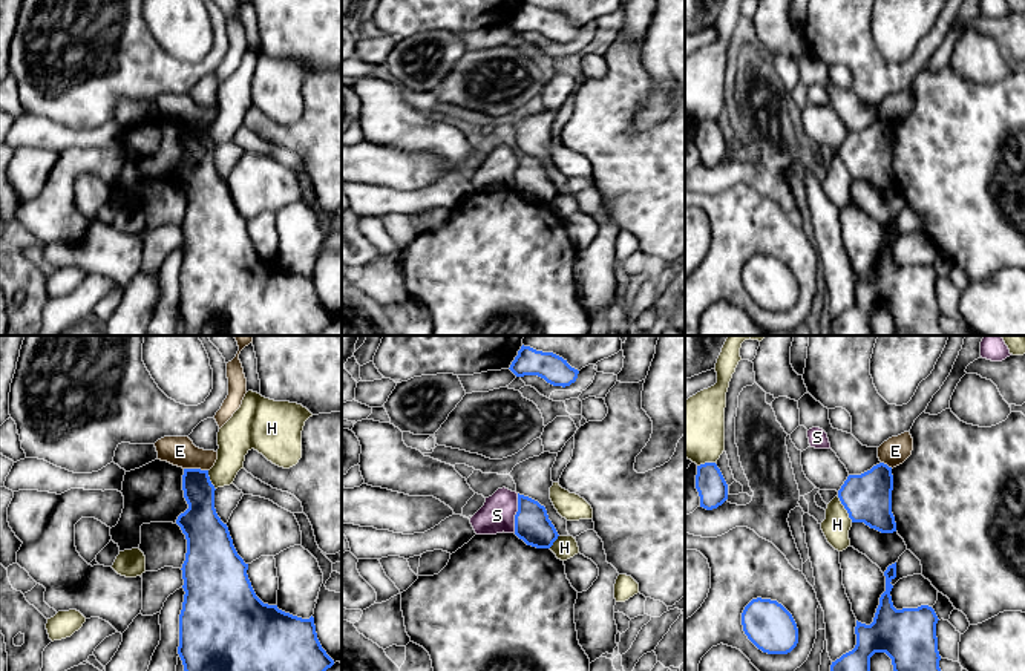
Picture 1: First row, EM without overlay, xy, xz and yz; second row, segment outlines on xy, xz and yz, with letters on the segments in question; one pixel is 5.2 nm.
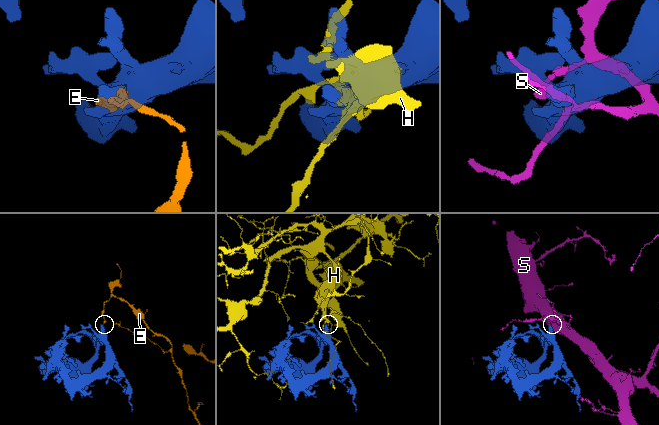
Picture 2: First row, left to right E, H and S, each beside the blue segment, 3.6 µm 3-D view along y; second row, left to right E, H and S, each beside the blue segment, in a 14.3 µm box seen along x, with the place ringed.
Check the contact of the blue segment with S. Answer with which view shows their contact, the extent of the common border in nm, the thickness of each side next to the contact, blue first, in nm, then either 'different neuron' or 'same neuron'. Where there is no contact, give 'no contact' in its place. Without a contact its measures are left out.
xz | 200 nm | 190/180 nm | different neuron

